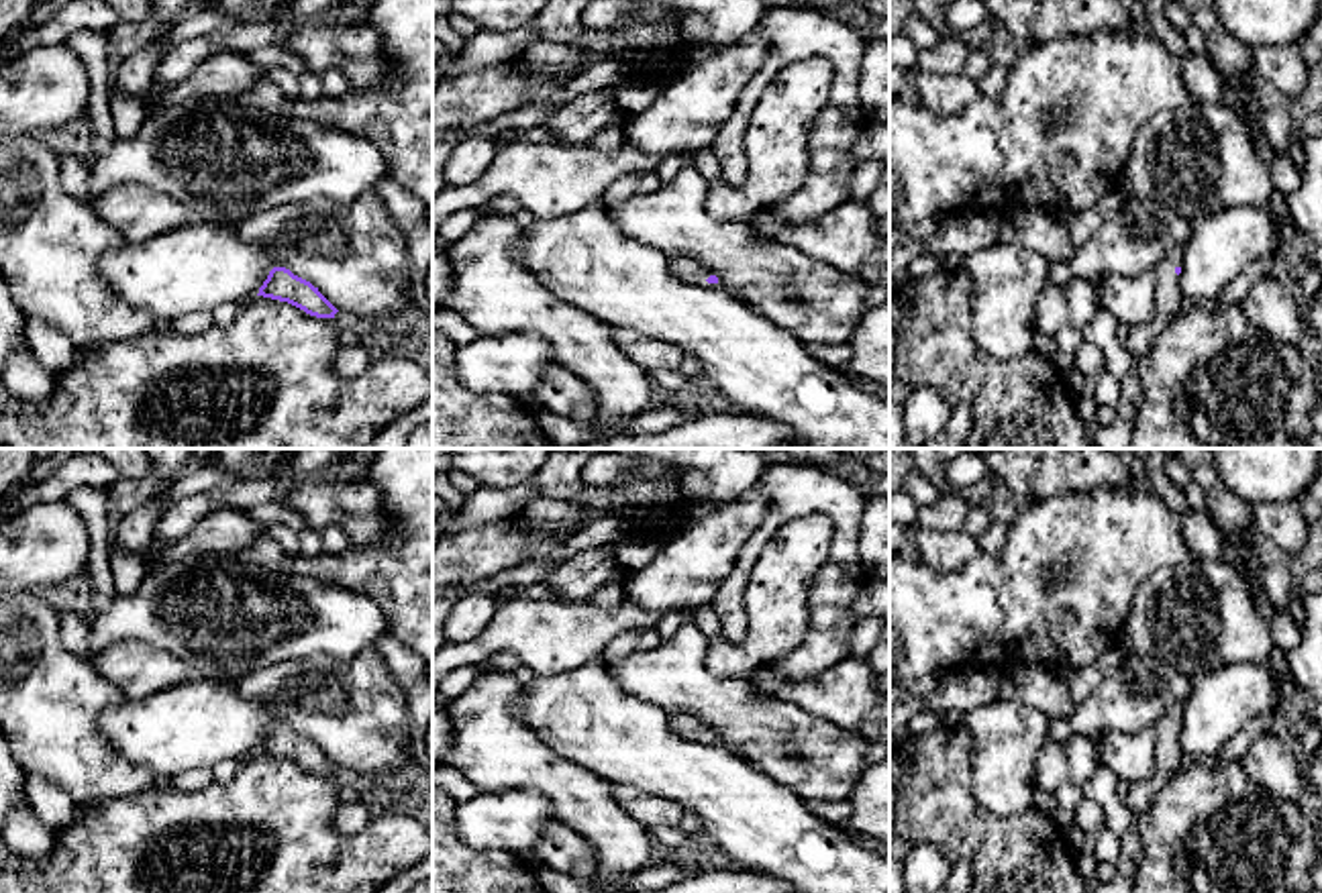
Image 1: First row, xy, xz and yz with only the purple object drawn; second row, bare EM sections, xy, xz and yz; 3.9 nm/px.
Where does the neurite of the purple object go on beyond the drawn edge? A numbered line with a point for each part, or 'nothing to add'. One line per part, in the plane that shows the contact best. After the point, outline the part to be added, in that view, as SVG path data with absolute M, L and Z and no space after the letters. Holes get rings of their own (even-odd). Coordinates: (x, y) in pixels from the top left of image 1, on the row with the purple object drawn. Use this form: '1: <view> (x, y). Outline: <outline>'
1: xz (686, 270). Outline: M669 257L669 269L677 279L681 279L685 283L694 283L700 287L716 287L718 285L718 283L706 281L712 275L712 271L694 259Z

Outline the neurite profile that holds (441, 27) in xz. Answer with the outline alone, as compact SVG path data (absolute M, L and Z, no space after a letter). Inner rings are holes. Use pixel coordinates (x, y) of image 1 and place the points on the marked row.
M441 16L433 22L433 39L439 39L445 45L445 57L443 63L451 63L461 47L463 47L463 37L453 29L447 16Z

